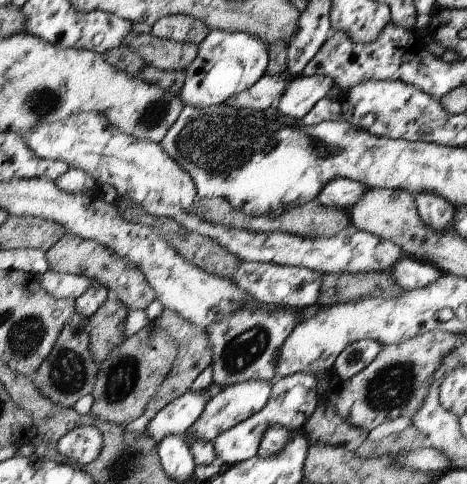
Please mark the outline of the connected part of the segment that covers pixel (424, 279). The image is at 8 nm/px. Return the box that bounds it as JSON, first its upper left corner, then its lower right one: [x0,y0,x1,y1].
[390,256,443,291]

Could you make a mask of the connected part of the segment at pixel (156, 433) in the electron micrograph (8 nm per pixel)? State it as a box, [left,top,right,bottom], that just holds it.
[146,385,220,449]

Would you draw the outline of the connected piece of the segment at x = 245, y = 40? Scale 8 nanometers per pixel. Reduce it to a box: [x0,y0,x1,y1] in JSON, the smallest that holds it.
[179,29,268,108]

